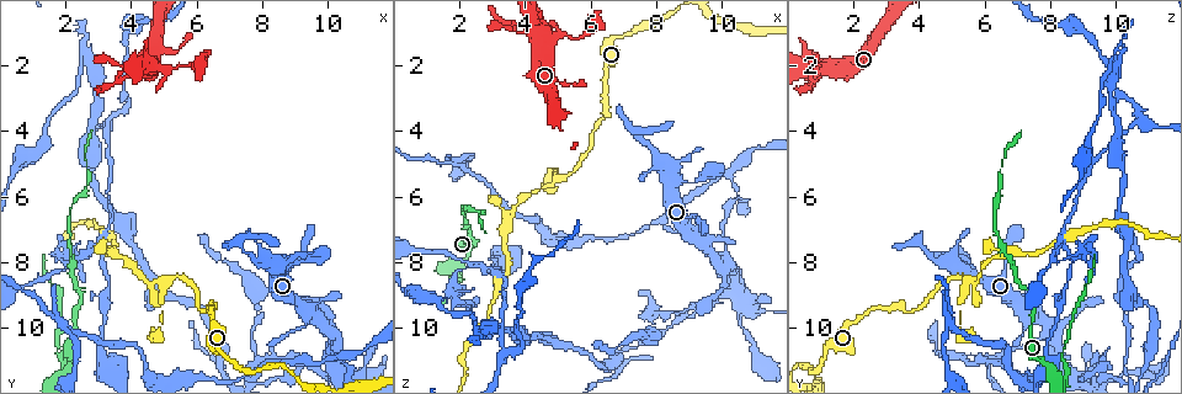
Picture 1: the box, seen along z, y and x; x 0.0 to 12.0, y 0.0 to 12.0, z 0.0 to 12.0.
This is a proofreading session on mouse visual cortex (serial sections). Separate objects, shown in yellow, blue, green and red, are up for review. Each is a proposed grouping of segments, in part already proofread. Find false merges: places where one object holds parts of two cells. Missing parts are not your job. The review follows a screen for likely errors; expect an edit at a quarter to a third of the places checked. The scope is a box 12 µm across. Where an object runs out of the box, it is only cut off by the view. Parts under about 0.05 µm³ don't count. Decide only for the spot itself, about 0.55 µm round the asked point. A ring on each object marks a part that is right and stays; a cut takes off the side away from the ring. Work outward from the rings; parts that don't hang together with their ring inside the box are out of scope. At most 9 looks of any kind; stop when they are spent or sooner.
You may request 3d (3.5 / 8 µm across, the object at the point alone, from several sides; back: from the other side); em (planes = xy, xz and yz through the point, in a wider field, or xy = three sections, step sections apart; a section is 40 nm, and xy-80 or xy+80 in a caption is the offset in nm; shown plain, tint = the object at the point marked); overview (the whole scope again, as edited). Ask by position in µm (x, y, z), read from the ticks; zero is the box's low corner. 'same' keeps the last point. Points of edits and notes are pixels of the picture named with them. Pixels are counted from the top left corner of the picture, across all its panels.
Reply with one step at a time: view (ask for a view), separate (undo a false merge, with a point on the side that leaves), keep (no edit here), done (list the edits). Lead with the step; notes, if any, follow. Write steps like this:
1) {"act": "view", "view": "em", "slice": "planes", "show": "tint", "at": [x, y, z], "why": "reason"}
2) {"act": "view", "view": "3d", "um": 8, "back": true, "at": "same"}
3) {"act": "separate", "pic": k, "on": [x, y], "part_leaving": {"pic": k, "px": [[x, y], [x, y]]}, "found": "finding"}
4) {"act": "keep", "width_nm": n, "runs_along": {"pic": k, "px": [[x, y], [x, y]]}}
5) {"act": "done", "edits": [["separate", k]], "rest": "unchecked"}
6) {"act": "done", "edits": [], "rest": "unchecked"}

{"act": "view", "view": "3d", "um": 3.5, "at": [4.7, 2.2, 1.2], "why": "four-way junction"}

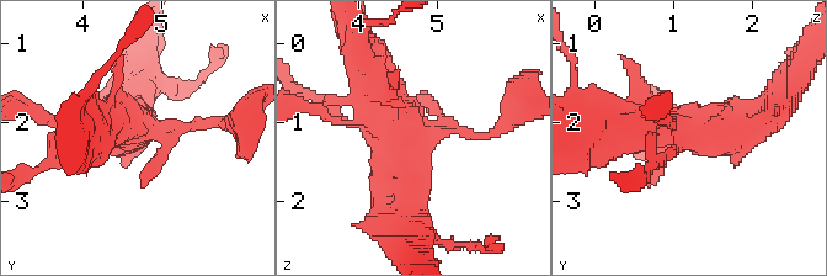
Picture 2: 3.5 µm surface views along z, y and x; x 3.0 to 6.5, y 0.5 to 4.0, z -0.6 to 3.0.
{"act": "view", "view": "em", "slice": "xy", "step": 2, "show": "tint", "at": [4.70, 2.10, 1.20]}

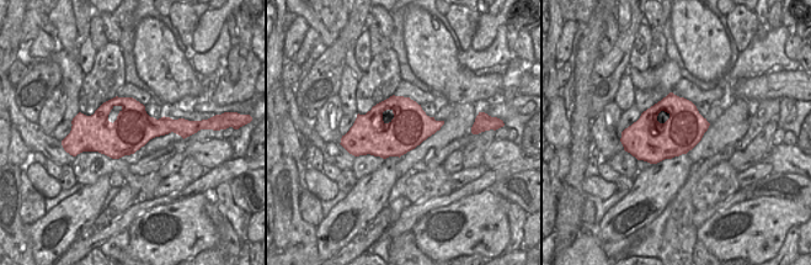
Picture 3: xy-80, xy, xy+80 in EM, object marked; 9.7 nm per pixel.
{"act": "view", "view": "em", "slice": "xy", "step": 3, "show": "tint", "at": "same", "why": "cut it another way"}

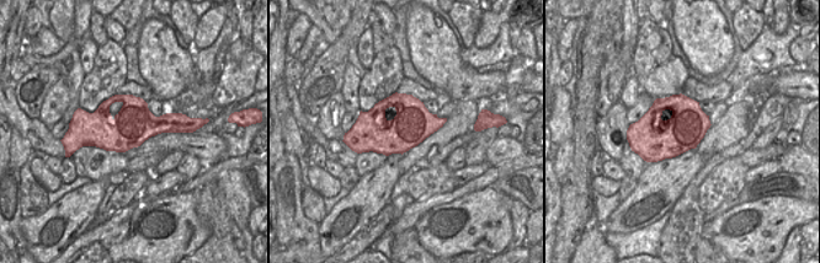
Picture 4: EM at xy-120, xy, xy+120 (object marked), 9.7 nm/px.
{"act": "keep", "runs_along": {"pic": 4, "px": [[79, 121], [89, 125], [182, 129]]}, "found": "one cell here"}

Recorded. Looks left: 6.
{"act": "view", "view": "3d", "um": 8, "at": [5.0, 8.5, 5.4], "why": "two arms in line, one across"}

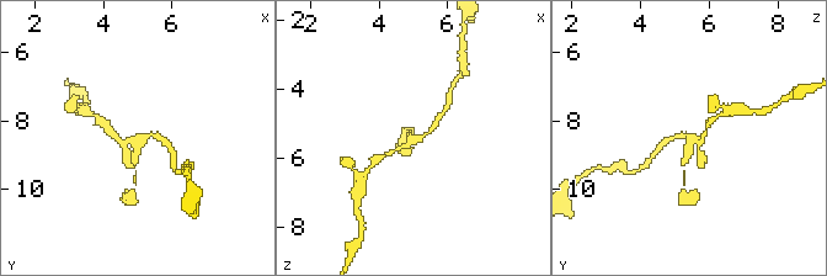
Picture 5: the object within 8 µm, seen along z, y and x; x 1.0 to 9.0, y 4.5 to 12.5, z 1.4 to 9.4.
{"act": "view", "view": "em", "slice": "xy", "step": 2, "show": "tint", "at": [5.0, 8.7, 5.5]}

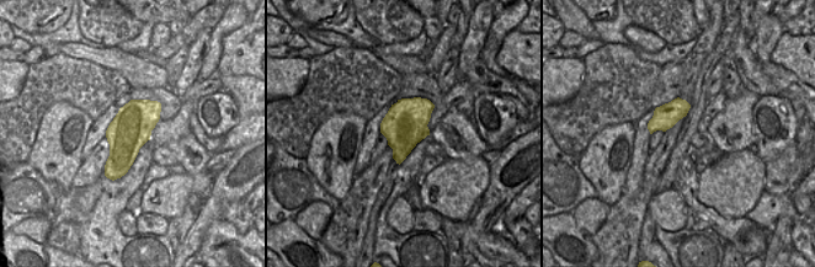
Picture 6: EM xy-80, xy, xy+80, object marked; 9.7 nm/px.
{"act": "keep", "runs_along": {"pic": 5, "px": [[437, 121], [428, 133], [384, 154]]}, "found": "continuous, no second cell"}

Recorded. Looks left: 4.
{"act": "view", "view": "3d", "um": 8, "at": [10.0, 10.5, 7.3], "why": "thin neck"}

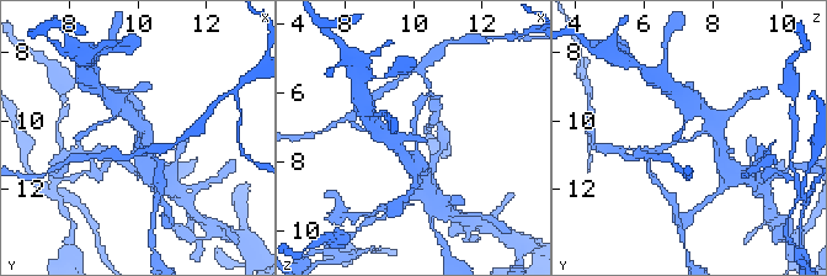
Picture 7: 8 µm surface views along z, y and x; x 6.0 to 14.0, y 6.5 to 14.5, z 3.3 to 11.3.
{"act": "view", "view": "em", "slice": "xy", "step": 3, "show": "tint", "at": [10.0, 10.5, 7.4], "arm_widths_nm": [200, 300], "why": "shape alone is not enough"}

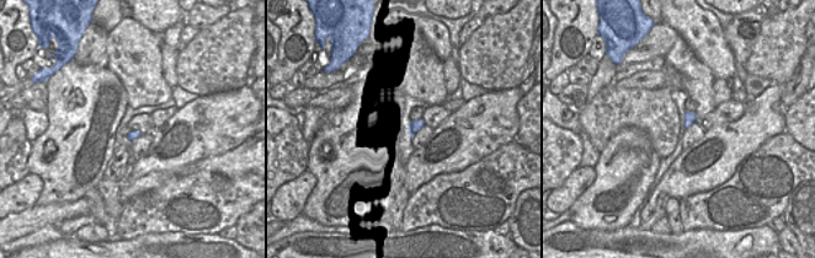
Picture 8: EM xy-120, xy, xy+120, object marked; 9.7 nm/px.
{"act": "separate", "pic": 7, "on": [659, 149], "part_leaving": {"pic": 7, "px": [[687, 141], [655, 152], [646, 149]]}, "found": "two cells meet here"}

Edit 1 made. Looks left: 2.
{"act": "done", "edits": [["separate", 7]], "rest": "unchecked"}

